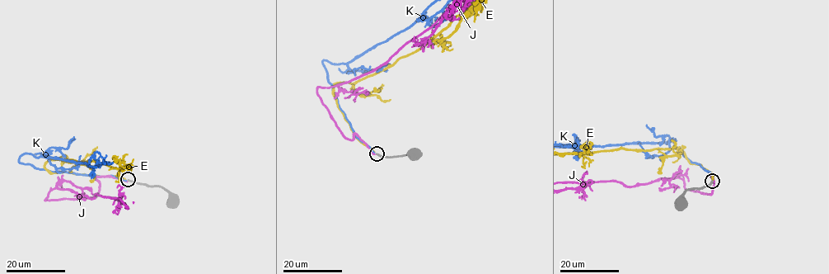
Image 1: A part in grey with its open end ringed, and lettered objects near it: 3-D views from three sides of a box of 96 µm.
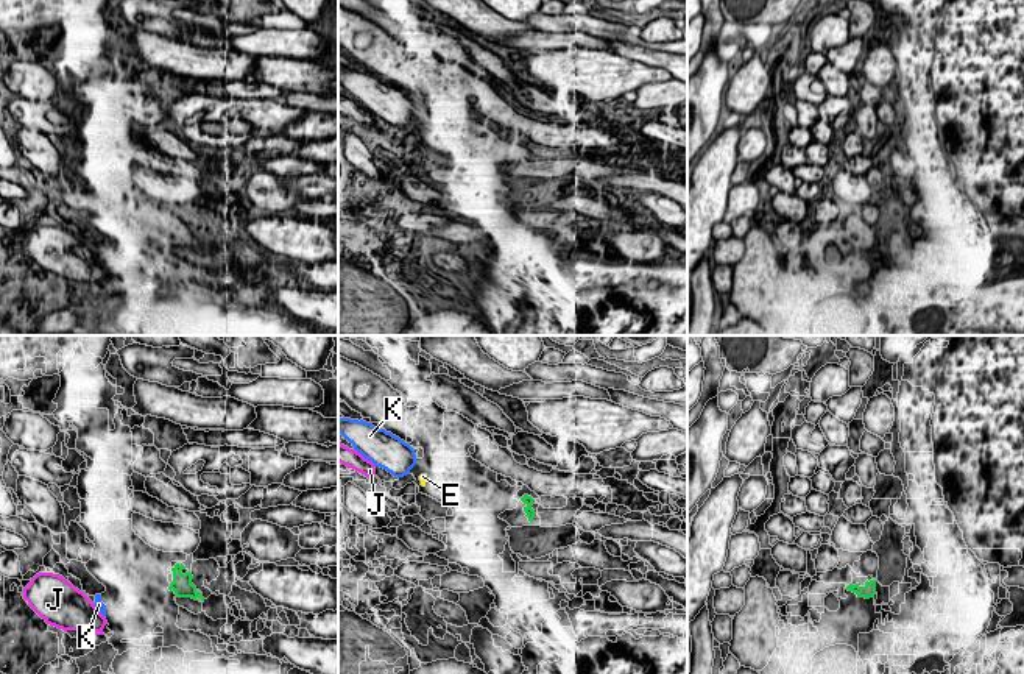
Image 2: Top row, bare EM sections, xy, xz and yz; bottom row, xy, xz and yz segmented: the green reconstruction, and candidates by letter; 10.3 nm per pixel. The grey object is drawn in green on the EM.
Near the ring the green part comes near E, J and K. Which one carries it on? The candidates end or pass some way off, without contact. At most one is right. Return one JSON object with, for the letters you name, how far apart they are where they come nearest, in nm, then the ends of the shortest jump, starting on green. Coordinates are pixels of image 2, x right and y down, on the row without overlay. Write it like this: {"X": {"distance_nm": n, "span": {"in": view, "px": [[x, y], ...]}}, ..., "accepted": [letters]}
{"E": {"distance_nm": 1000, "span": {"in": "xz", "px": [[521, 148], [424, 136]]}}, "accepted": ["E"]}

